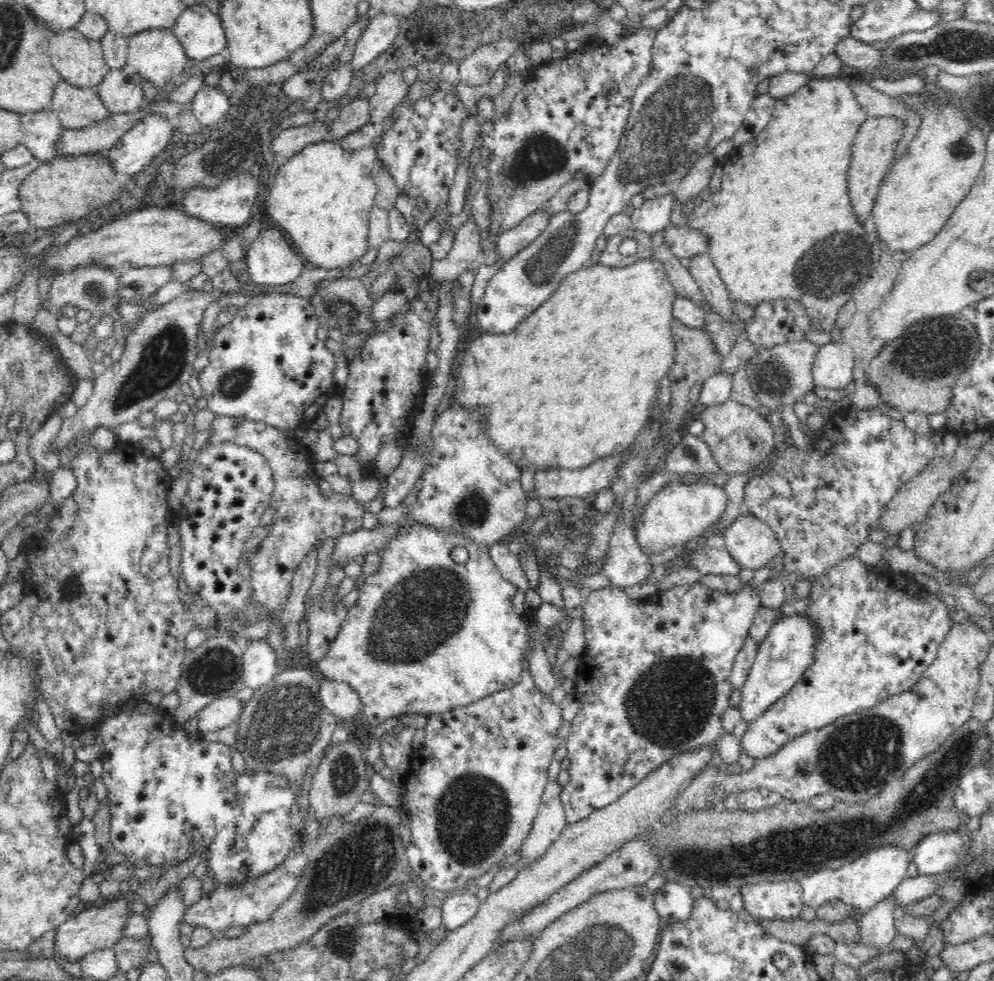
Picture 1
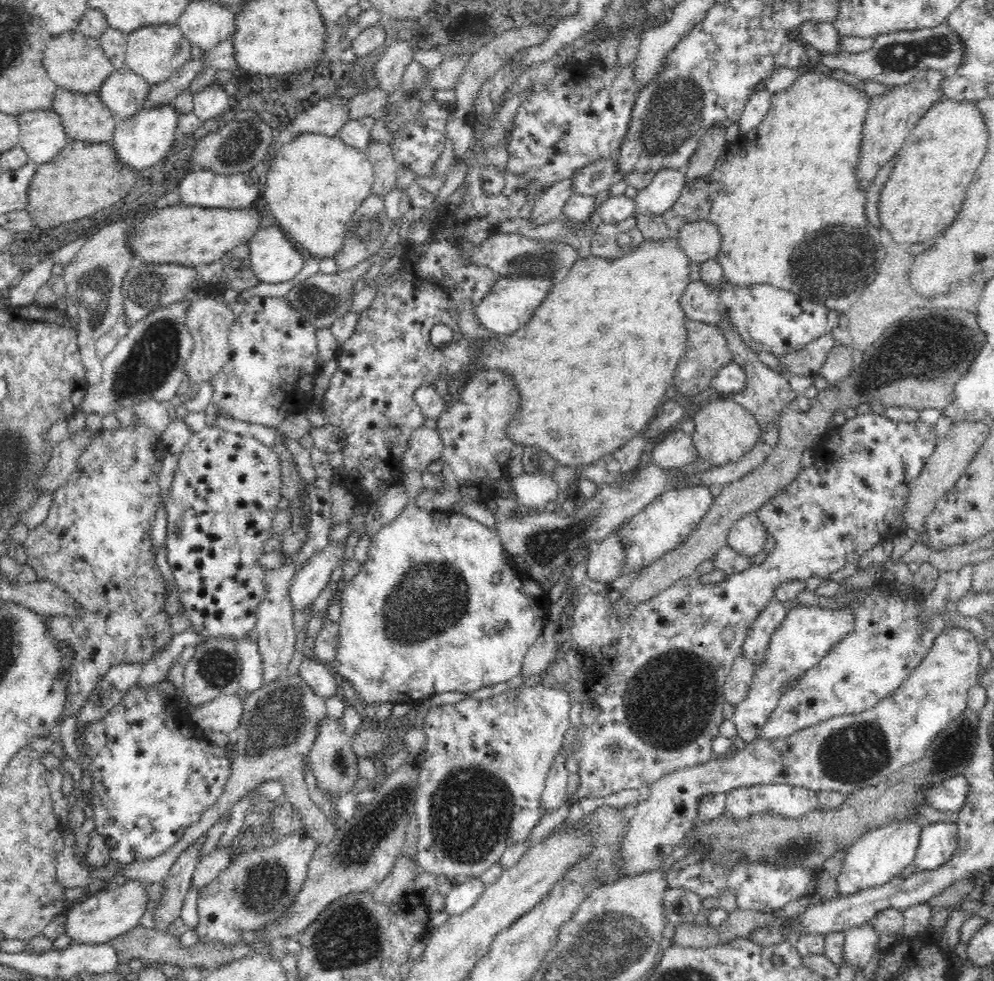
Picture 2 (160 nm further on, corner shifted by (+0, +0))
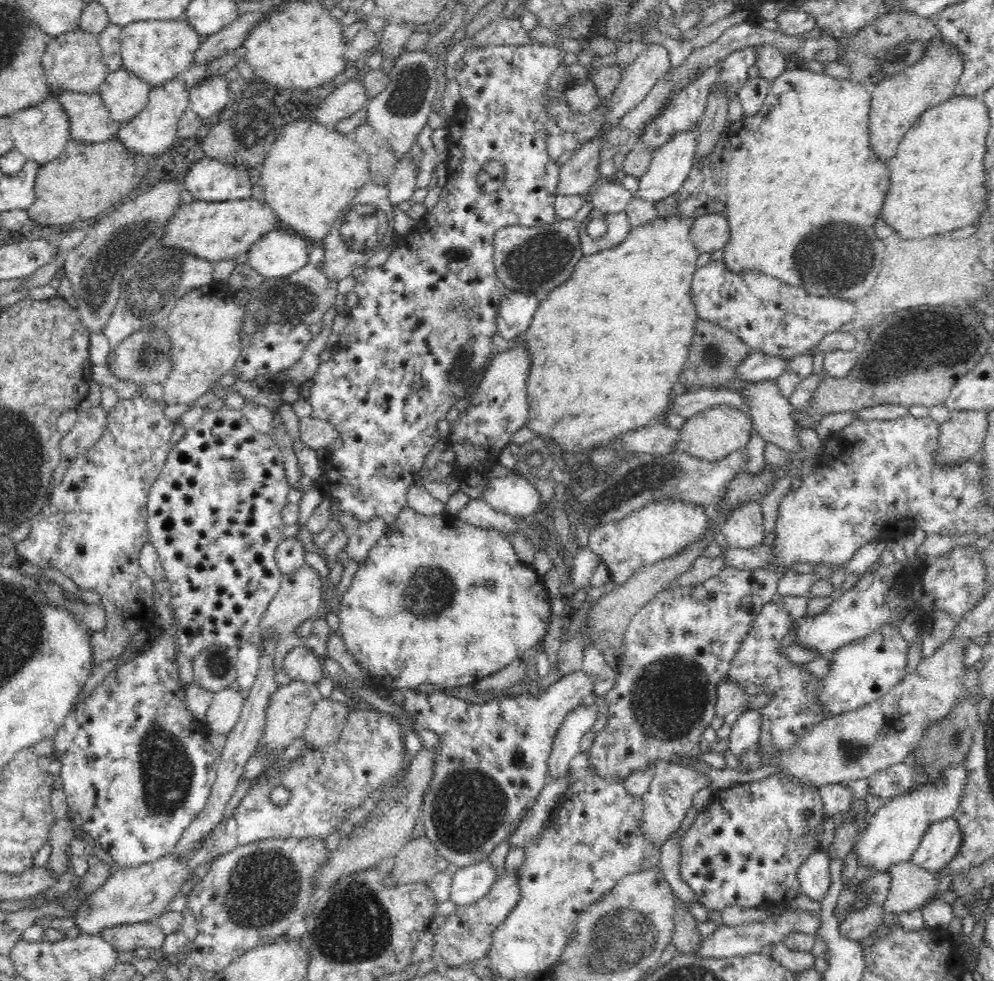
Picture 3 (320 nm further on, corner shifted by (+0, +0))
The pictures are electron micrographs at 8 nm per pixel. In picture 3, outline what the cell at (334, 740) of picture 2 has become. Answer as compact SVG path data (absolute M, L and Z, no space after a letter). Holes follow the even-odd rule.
M322 697L314 705L303 734L308 746L321 749L336 742L350 711L346 703Z

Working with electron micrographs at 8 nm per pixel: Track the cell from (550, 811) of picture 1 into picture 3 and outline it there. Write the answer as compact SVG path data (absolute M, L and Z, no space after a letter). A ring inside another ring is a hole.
M595 703L590 706L578 705L573 708L561 722L555 734L548 768L549 777L563 777L568 775L572 759L585 747L585 737L590 728L596 723L598 711Z

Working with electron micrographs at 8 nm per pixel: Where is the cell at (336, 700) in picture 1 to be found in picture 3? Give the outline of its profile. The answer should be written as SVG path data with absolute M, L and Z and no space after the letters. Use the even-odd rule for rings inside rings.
M304 644L289 650L285 655L282 669L293 681L302 680L309 684L318 684L326 675L322 658Z

